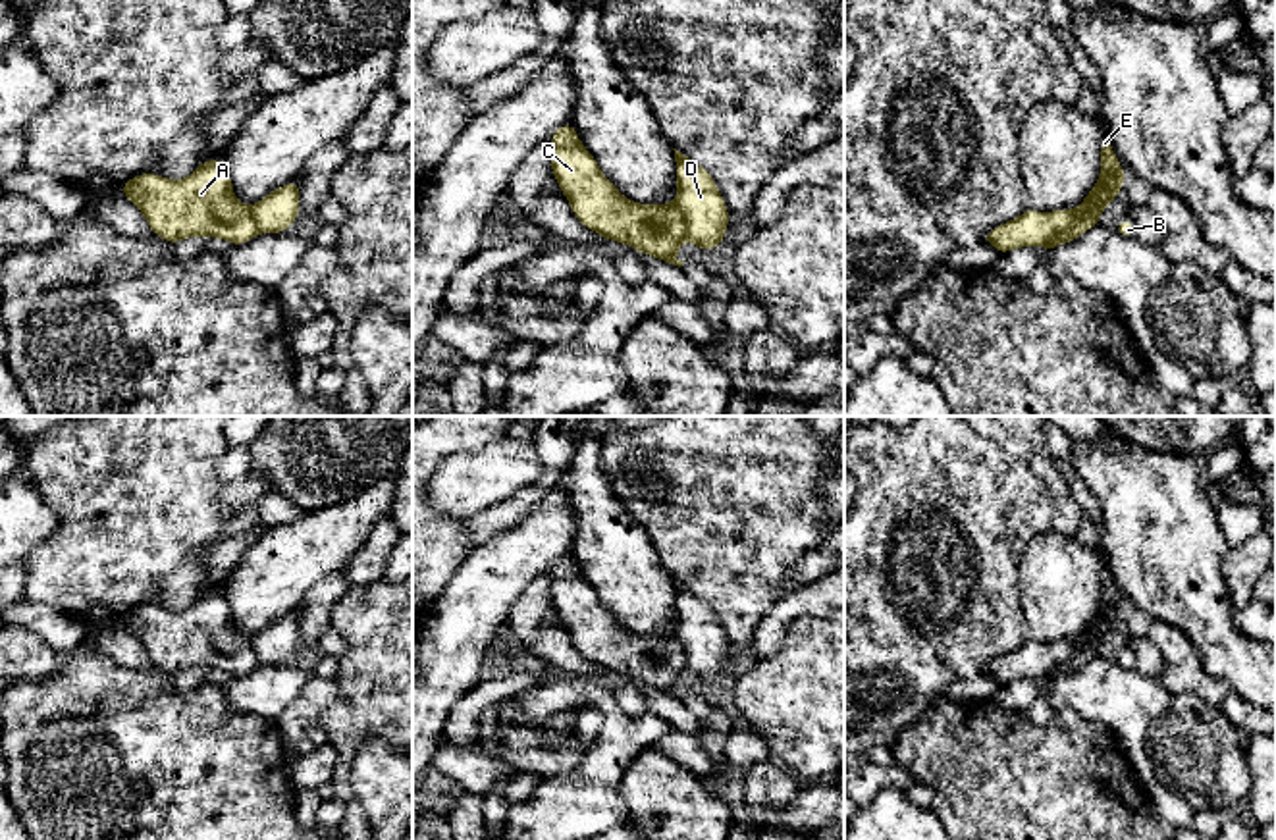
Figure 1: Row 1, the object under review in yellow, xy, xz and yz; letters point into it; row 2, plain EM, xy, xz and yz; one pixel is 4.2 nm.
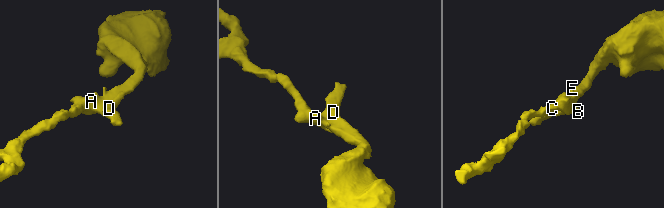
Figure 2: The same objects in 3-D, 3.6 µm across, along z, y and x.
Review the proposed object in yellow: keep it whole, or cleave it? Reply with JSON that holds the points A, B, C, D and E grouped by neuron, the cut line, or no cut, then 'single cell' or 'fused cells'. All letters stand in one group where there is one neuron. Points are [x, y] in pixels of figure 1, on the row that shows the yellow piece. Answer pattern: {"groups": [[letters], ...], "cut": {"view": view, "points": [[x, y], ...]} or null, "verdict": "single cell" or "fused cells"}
{"groups": [["A", "B", "C", "E"], ["D"]], "cut": {"view": "yz", "points": [[1084, 203], [1084, 214], [1068, 230], [1053, 236], [1043, 245]]}, "verdict": "fused cells"}

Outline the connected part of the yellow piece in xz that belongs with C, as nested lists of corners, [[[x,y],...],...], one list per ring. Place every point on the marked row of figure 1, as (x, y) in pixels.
[[[571,123],[561,125],[553,143],[551,171],[580,223],[605,239],[630,245],[675,266],[686,239],[686,220],[677,202],[636,204],[625,198],[601,173]]]

